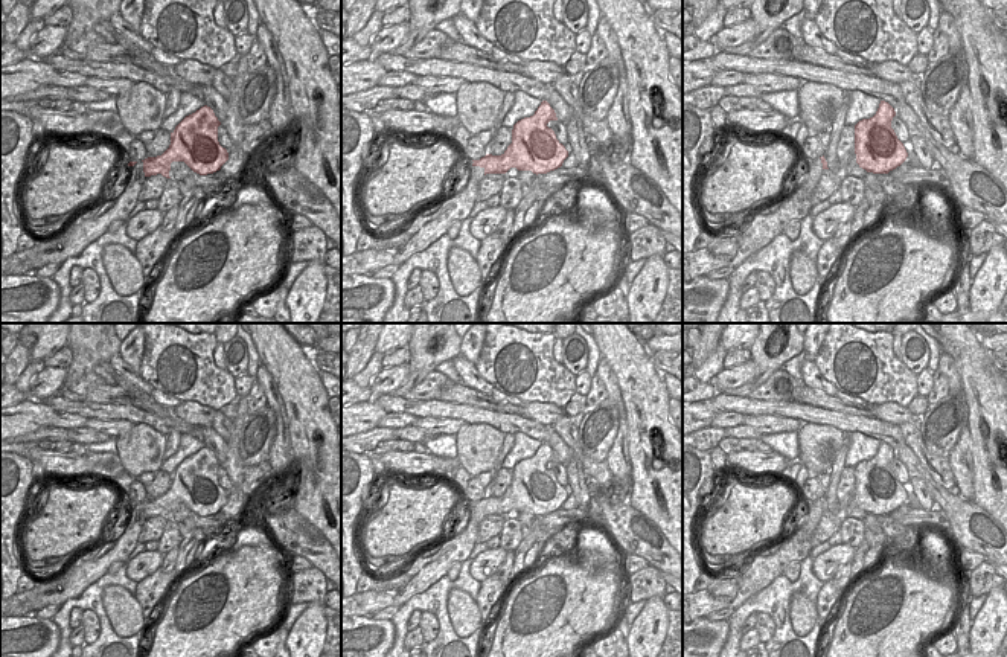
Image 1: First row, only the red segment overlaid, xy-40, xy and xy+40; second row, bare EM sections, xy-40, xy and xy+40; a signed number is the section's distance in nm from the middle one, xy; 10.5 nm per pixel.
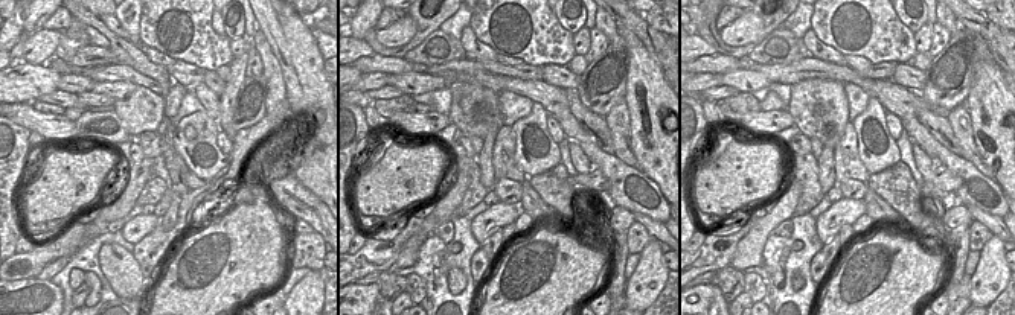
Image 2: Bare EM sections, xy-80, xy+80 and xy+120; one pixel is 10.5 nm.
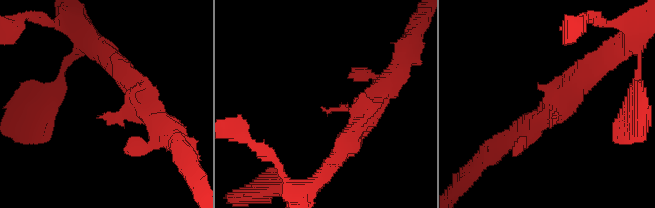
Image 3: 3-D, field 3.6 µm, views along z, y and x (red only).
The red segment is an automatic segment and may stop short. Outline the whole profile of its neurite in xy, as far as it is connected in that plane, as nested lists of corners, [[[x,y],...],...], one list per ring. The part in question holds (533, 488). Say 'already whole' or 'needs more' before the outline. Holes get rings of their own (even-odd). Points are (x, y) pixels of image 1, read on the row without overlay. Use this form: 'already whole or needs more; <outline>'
already whole; [[[542,442],[533,457],[524,459],[513,466],[512,485],[501,497],[486,495],[480,502],[472,502],[472,508],[480,508],[486,515],[506,515],[510,509],[518,512],[532,512],[533,515],[547,515],[562,508],[568,498],[565,488],[556,480],[551,470],[547,468],[550,462],[558,462],[555,451],[547,442]]]

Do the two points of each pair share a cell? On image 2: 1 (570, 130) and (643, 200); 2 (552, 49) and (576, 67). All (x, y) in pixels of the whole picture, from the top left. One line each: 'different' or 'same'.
1: same
2: different

